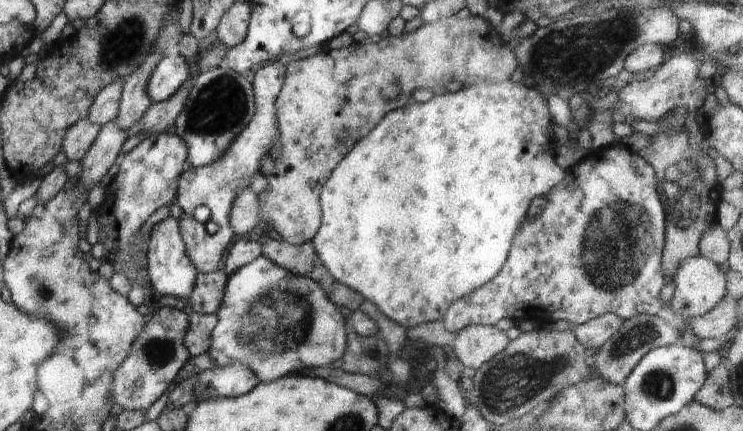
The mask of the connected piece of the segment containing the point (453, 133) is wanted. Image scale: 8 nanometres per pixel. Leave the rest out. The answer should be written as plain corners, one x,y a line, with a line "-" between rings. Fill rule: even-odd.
510,78
508,80
503,80
499,83
492,82
481,82
476,83
475,85
465,85
462,90
458,92
446,92
440,94
440,96
434,96
430,102
424,102
424,104
412,104
412,106
404,106
404,108
398,108
398,110
392,110
392,112
387,112
379,121
378,126
371,130
364,138
361,138
351,149
346,156
338,163
338,166
332,171
330,178
326,181
326,184
322,187
320,193
320,206
321,206
321,225
318,229
318,232
314,235
314,238
311,240
313,242
315,251
318,253
320,260
324,262
324,266
328,268
328,272
342,284
346,284
348,288
360,292
364,298
368,298
370,302
374,302
388,318
392,318
394,322
398,322
400,326
409,329
415,327
419,324
424,324
425,322
437,321
443,318
448,310
448,307
459,298
469,295
473,290
476,290
478,286
490,282
498,272
500,268
504,266
506,262
506,256
510,252
510,246
512,246
512,240
516,236
516,232
520,230
522,222
526,220
526,210
530,206
533,198
536,196
544,195
550,192
551,189
560,184
562,180
565,179
566,171
556,162
555,156
557,155
557,146
555,141
551,140
548,133
550,126
553,125
550,120
550,111
548,111
547,100
544,98
543,94
534,87
527,87
526,85
520,83
520,80
514,80

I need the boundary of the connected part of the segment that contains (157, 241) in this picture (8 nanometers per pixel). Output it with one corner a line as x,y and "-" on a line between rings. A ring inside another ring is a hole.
168,215
168,217
156,223
147,245
146,258
148,262
146,270
154,297
175,296
176,298
189,300
199,272
186,254
185,242
181,237
176,218

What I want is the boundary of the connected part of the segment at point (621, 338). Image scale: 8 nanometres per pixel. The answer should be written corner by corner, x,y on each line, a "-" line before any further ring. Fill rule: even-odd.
636,315
629,319
623,319
619,331
599,348
598,354
590,362
594,375
600,375
608,383
623,385
634,367
650,350
678,343
680,343
680,334
669,322
661,319
658,315

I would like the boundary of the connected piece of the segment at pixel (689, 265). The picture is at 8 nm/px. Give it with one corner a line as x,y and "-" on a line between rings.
700,254
685,258
674,274
676,288
668,304
675,314
680,315
684,320
706,315
727,293
725,275
719,265

